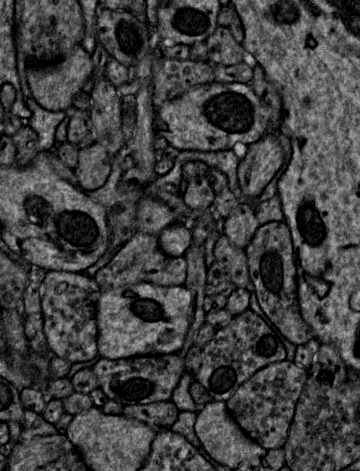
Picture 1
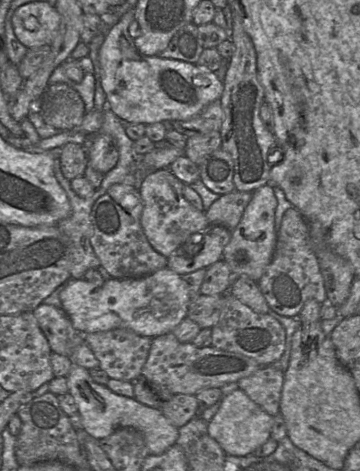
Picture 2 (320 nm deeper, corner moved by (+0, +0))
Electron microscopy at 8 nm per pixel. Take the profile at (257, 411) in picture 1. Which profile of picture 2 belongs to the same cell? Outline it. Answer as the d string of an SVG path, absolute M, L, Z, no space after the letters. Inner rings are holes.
M263 366L248 377L240 379L238 389L266 413L274 417L280 412L284 372L274 366Z

